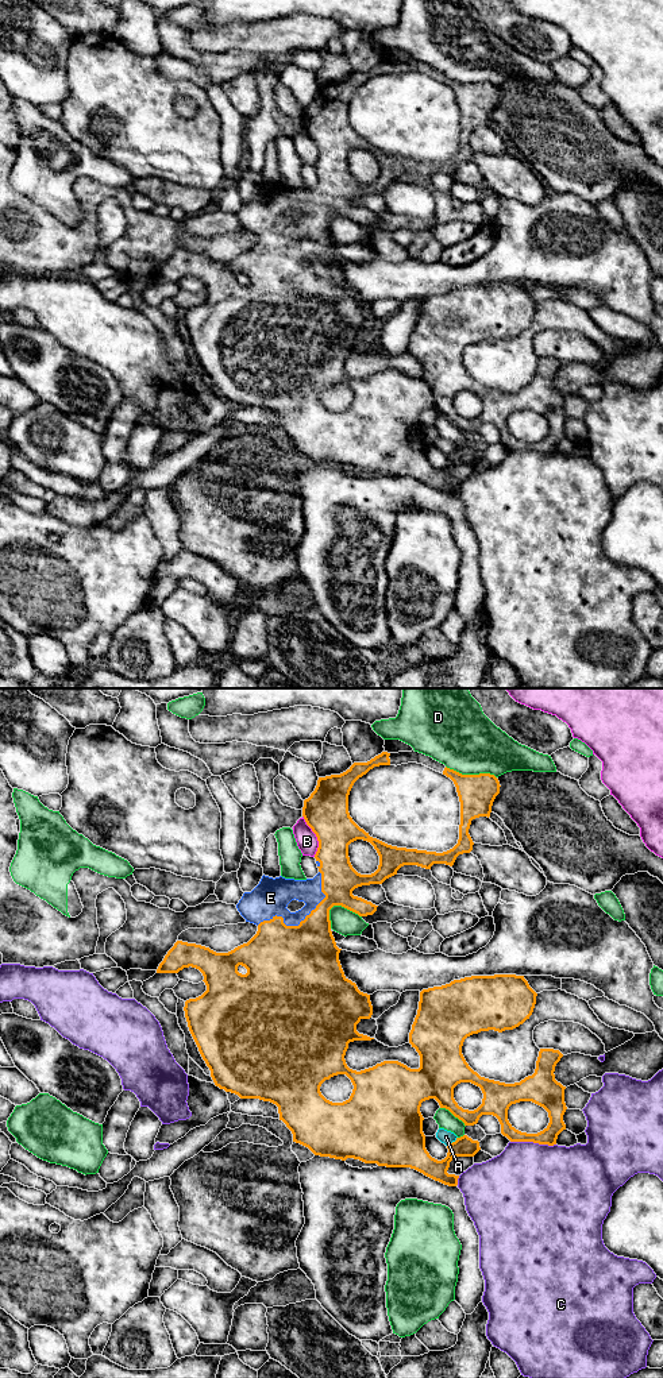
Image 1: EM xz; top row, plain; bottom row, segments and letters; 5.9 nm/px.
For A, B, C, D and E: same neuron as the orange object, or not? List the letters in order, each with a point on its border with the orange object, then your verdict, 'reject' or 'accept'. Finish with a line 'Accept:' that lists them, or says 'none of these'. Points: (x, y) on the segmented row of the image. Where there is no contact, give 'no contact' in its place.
A: meets orange in xz at (453, 1142); reject
B: meets orange in xz at (316, 836); reject
C: meets orange in xz at (534, 1142); reject
D: meets orange in xz at (471, 775); reject
E: meets orange in xz at (301, 921); accept
Accept: E

